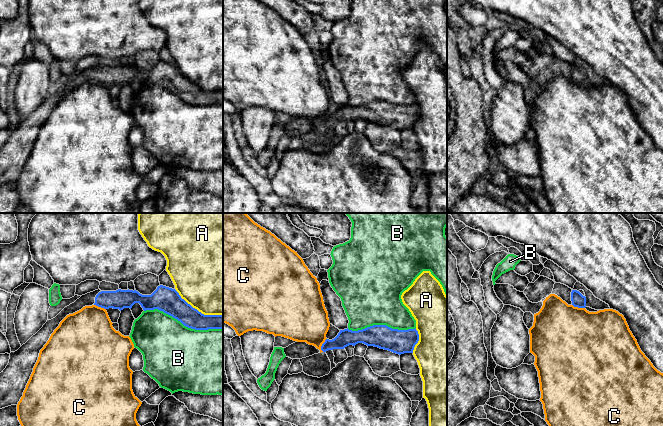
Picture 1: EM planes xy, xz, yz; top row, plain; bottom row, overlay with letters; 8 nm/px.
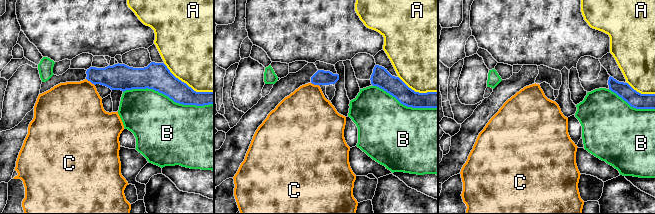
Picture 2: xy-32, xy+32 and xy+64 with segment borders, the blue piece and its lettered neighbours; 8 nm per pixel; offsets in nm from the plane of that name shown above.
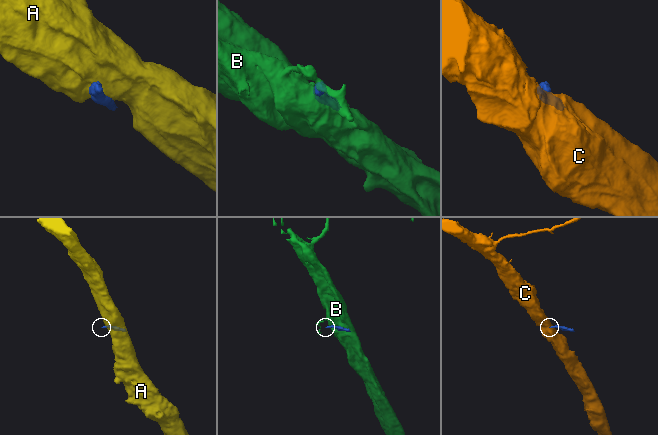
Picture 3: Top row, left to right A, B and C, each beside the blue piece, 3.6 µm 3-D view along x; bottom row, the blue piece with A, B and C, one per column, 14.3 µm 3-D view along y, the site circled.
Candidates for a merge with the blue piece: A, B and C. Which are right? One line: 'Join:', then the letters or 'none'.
Join: none

